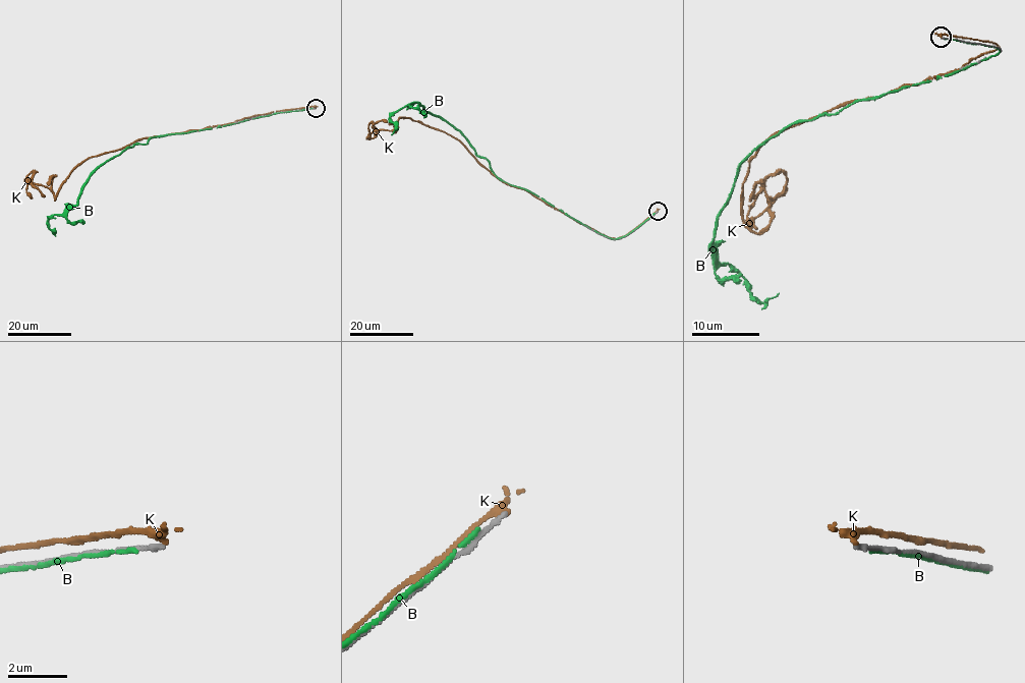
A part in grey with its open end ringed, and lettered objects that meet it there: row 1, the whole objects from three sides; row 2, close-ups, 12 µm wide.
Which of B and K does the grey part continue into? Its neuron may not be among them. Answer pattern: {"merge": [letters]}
{"merge": []}

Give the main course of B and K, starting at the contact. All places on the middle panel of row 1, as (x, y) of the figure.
B: (649, 217), (622, 237), (604, 236), (502, 181), (459, 130), (418, 103), (390, 117), (395, 127), (391, 134)
K: (657, 212), (610, 238), (499, 180), (458, 140), (410, 118), (369, 137), (374, 125), (387, 122)

